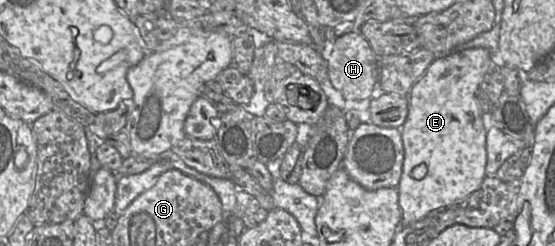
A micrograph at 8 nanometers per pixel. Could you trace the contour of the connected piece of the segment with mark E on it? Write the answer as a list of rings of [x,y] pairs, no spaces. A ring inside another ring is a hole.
[[[485,48],[458,49],[445,57],[435,58],[412,86],[408,95],[408,114],[400,128],[404,149],[402,174],[397,187],[401,225],[419,221],[433,210],[449,208],[480,188],[486,177],[487,130],[478,102],[478,90],[491,63],[491,54]],[[420,164],[426,166],[427,173],[418,180],[413,177],[413,169]]]

